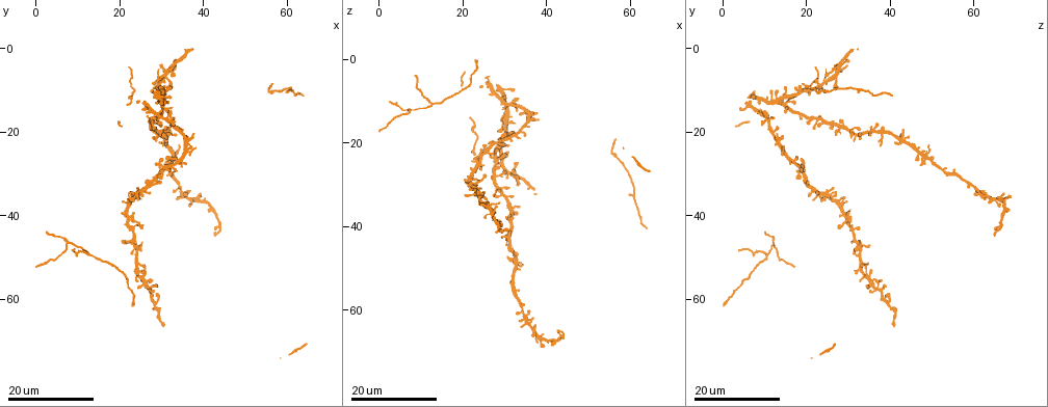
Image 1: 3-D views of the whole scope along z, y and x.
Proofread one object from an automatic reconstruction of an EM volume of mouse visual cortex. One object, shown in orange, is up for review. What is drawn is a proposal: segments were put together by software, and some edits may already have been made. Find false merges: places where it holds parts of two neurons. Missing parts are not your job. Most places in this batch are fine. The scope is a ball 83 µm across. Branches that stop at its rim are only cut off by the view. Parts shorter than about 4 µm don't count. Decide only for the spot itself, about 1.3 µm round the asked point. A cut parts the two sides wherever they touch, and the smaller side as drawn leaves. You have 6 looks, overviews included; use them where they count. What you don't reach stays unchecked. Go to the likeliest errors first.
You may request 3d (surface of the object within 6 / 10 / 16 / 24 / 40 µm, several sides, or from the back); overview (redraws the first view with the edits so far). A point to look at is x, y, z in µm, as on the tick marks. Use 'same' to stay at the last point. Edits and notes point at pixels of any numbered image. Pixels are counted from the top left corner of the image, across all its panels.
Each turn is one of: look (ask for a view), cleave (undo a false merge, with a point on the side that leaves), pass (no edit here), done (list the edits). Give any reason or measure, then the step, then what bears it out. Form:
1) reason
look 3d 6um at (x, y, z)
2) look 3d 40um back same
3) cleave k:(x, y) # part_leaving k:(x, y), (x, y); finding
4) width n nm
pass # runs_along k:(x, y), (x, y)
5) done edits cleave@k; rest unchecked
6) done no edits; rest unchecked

three arms meet
look 3d 16um at (12.5, 49.0, 11.0)

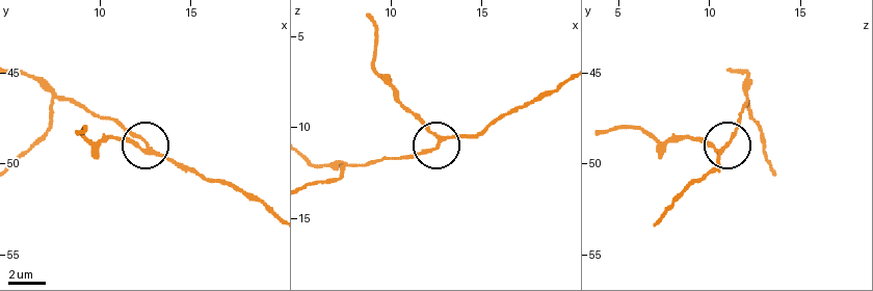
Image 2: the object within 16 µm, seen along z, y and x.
zoom in
look 3d 10um at (12.2, 48.5, 11.3)

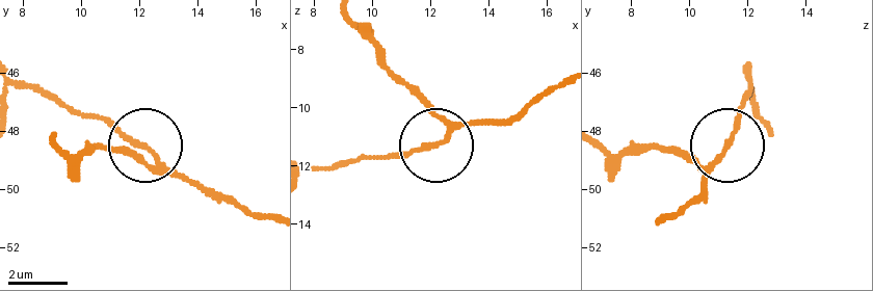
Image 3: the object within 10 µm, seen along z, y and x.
side_arm 17 um
pass # all the same neuron

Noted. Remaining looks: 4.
three-way junction
look 3d 16um at (7.5, 46.5, 12.0)

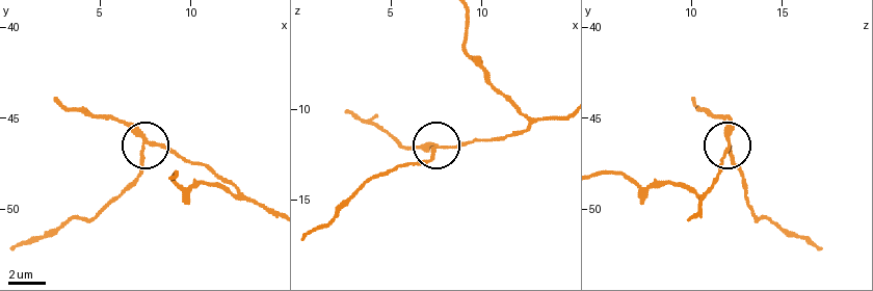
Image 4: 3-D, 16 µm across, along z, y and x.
look 3d 10um same

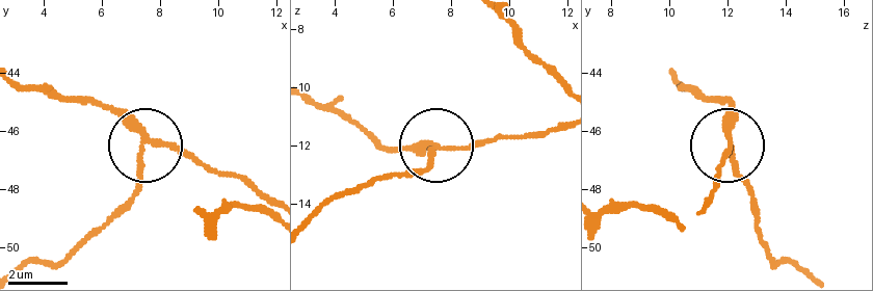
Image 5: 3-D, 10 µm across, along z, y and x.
arms 3
cleave 5:(137, 180) # a second neuron is stuck on

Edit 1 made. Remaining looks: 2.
done edits cleave@5; rest unchecked

